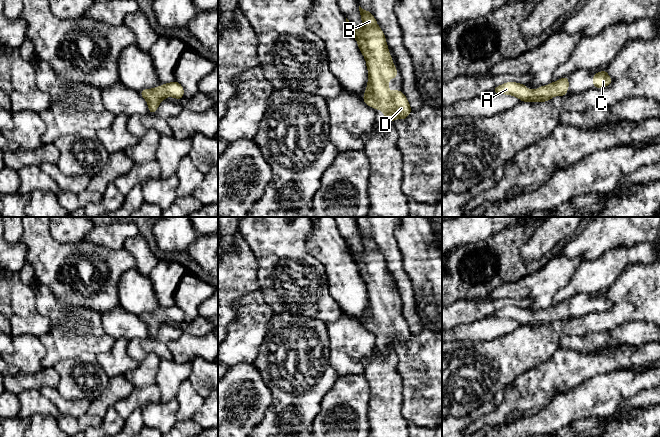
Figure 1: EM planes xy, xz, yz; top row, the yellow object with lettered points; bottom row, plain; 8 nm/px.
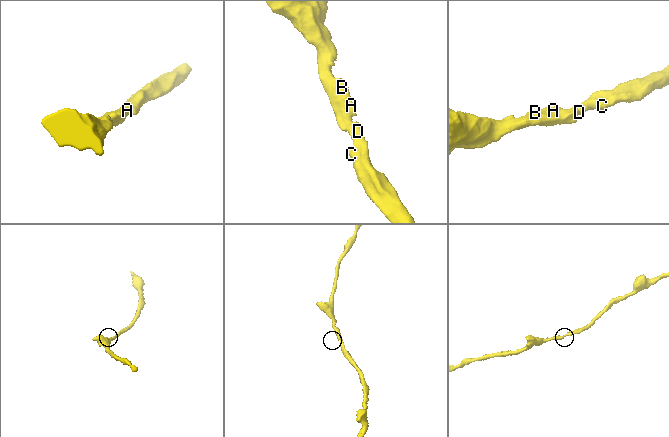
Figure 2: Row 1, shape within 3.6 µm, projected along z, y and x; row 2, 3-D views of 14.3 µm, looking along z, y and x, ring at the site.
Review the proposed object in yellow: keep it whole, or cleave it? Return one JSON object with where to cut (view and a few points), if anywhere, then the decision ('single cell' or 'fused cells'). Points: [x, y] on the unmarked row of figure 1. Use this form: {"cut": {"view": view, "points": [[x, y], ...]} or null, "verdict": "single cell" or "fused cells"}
{"cut": null, "verdict": "single cell"}

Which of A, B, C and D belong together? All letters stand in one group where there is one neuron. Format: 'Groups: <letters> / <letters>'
Groups: A B C D

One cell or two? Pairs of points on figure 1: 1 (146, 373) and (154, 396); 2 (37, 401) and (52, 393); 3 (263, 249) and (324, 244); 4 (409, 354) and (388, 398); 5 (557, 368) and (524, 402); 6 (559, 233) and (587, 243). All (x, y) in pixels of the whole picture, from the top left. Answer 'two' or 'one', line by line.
1: two
2: two
3: two
4: two
5: one
6: two

